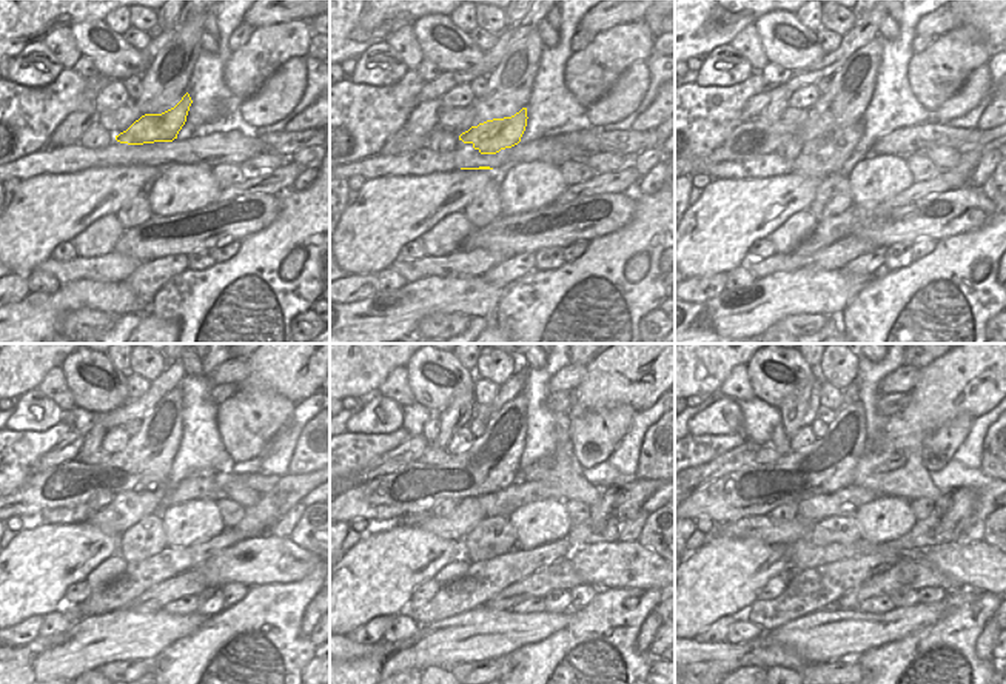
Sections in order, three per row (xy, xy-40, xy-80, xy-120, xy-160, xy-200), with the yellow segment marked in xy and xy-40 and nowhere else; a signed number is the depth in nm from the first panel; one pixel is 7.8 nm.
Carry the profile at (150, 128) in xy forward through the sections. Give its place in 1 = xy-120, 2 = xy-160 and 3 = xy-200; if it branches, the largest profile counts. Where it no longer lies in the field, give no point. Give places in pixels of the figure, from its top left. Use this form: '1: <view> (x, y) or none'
1: xy-120 (148, 499)
2: xy-160 (452, 527)
3: xy-200 (777, 532)

